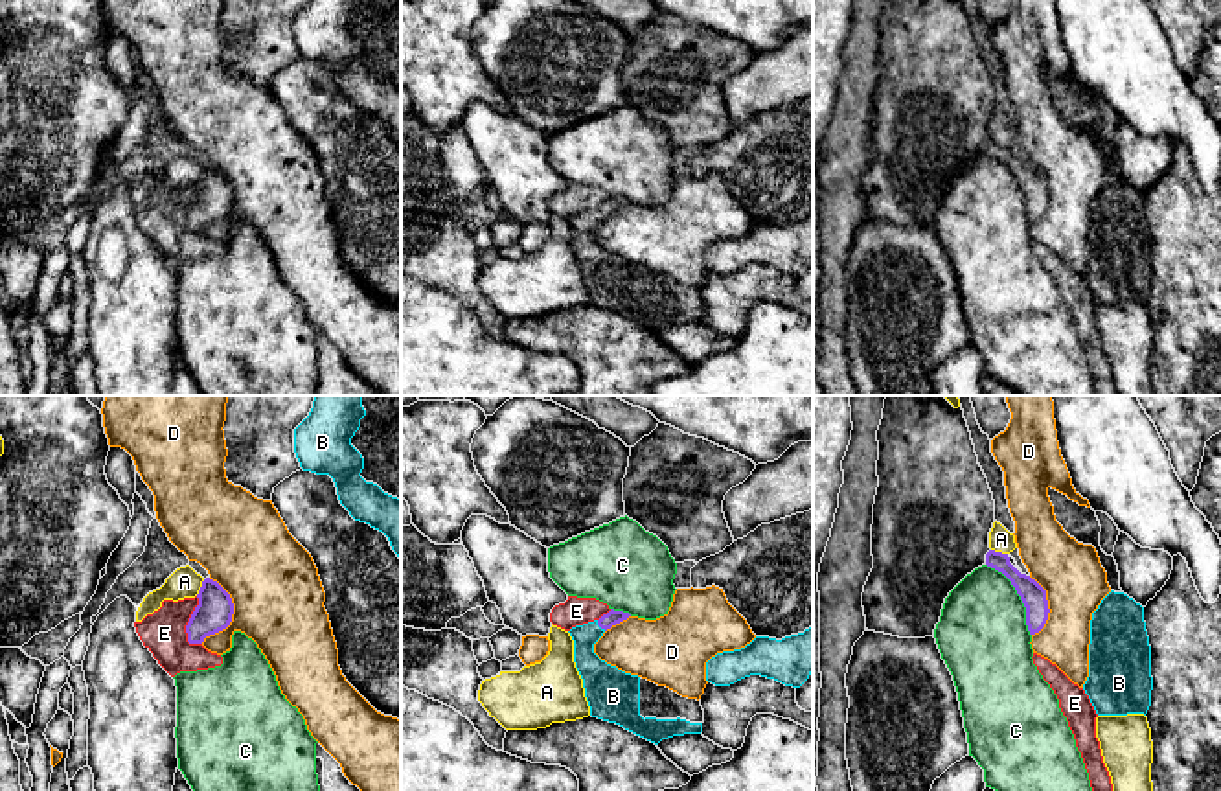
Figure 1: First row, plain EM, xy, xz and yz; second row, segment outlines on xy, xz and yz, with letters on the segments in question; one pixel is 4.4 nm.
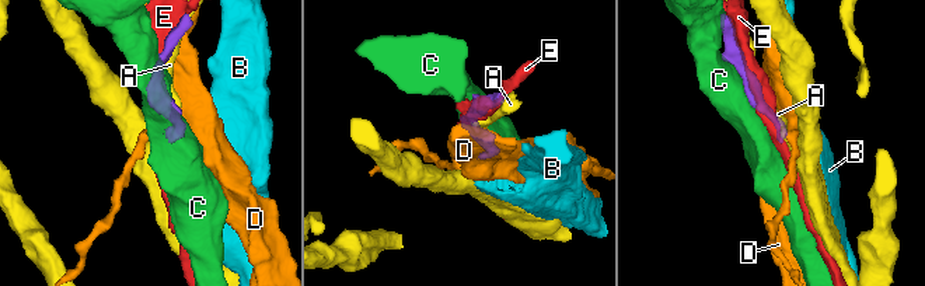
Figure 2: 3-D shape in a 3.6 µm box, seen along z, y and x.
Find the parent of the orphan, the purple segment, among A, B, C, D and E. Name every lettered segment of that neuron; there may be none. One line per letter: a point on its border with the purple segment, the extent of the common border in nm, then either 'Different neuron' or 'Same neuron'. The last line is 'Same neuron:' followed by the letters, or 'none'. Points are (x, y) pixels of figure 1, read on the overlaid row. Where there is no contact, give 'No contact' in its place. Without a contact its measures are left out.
A: Touches purple at xy (201, 587). Shared border 80 nm. Different neuron
B: Touches purple at xz (600, 626). Shared border 60 nm. Same neuron
C: Touches purple at yz (1019, 595). Shared border 380 nm. Different neuron
D: Touches purple at xy (232, 613). Shared border 300 nm. Different neuron
E: Touches purple at xy (190, 620). Shared border 220 nm. Different neuron
Same neuron: B

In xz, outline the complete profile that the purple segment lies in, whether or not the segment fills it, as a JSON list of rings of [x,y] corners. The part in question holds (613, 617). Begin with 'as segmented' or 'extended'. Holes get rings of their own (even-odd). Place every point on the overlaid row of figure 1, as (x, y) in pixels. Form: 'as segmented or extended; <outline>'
extended; [[[610,609],[599,620],[568,631],[590,716],[616,723],[655,745],[673,736],[701,734],[704,723],[701,701],[625,673],[594,653],[594,644],[603,633],[629,616]]]

